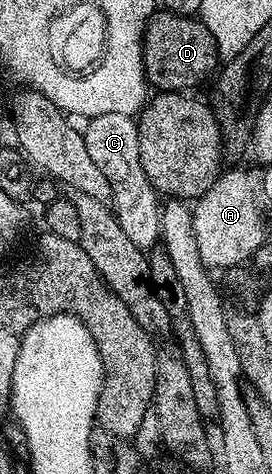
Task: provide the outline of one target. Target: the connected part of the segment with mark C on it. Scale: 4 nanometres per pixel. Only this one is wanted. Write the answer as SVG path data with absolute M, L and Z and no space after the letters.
M104 114L91 118L83 135L90 159L94 159L102 175L106 175L106 183L110 183L110 208L116 214L119 227L135 246L147 250L159 242L162 201L150 179L146 179L146 171L142 171L142 159L138 155L139 130L139 124L131 116Z

